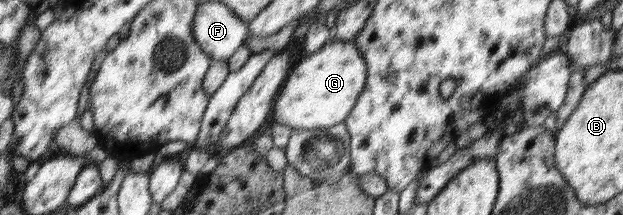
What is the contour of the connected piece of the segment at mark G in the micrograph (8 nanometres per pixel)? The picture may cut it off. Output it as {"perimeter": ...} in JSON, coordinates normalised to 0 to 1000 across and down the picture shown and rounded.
{"perimeter":[[[535,177],[525,191],[507,247],[483,256],[480,284],[462,344],[445,456],[441,460],[433,558],[453,581],[464,581],[469,600],[530,595],[551,567],[568,498],[575,447],[581,433],[587,386],[589,312],[578,233],[559,186]]]}

